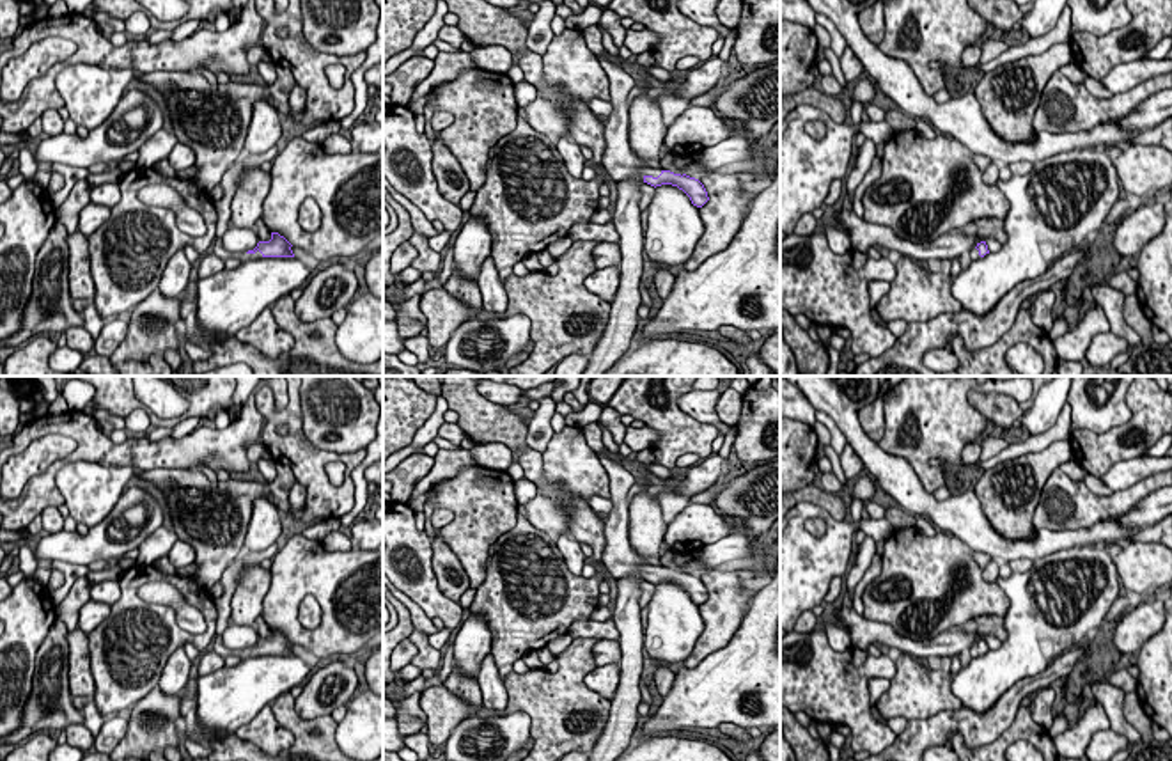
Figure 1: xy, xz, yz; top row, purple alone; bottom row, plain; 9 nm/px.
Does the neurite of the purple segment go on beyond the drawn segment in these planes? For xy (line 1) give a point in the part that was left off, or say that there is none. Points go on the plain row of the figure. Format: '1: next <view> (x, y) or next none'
1: next xy (218, 646)

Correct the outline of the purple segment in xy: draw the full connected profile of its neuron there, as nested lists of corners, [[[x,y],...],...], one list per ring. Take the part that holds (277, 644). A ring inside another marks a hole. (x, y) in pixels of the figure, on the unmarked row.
[[[271,630],[270,639],[259,639],[257,644],[254,647],[248,647],[246,651],[227,649],[222,642],[222,635],[215,635],[213,640],[215,640],[213,651],[218,653],[222,658],[227,658],[230,655],[241,658],[261,655],[294,655],[291,647],[293,642],[278,630]]]

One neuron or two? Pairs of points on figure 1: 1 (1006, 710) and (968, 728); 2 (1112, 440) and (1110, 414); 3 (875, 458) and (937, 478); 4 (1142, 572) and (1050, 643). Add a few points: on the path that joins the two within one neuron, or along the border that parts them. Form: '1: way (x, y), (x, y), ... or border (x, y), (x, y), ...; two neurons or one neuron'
1: way (997, 719), (986, 728), (977, 728); one neuron
2: border (1126, 394), (1125, 423), (1071, 435); two neurons
3: border (878, 447), (901, 456), (921, 485), (933, 494); two neurons
4: border (1110, 556), (1121, 579); two neurons

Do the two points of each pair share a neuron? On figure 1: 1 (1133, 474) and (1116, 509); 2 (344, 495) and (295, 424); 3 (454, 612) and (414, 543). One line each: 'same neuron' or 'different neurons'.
1: different neurons
2: same neuron
3: same neuron

